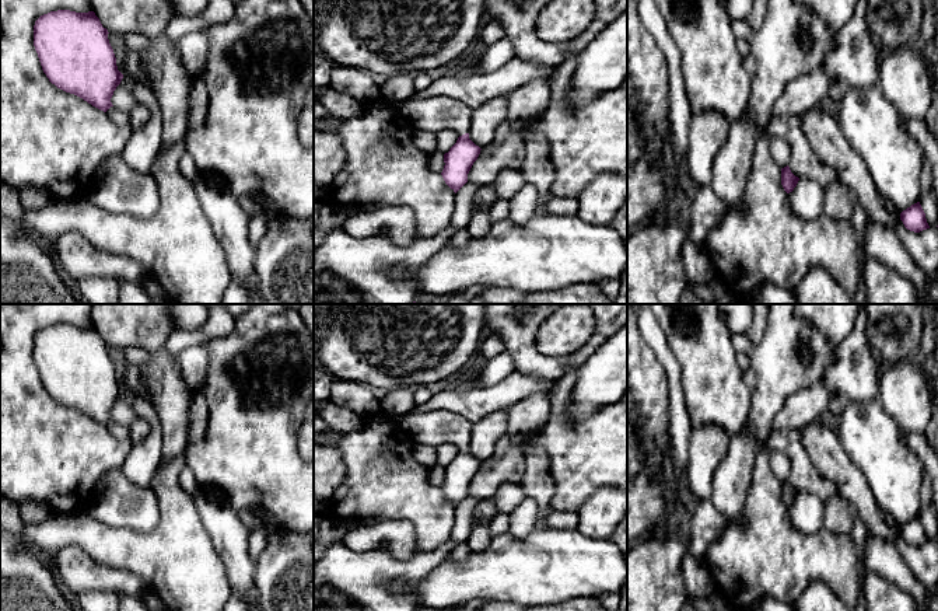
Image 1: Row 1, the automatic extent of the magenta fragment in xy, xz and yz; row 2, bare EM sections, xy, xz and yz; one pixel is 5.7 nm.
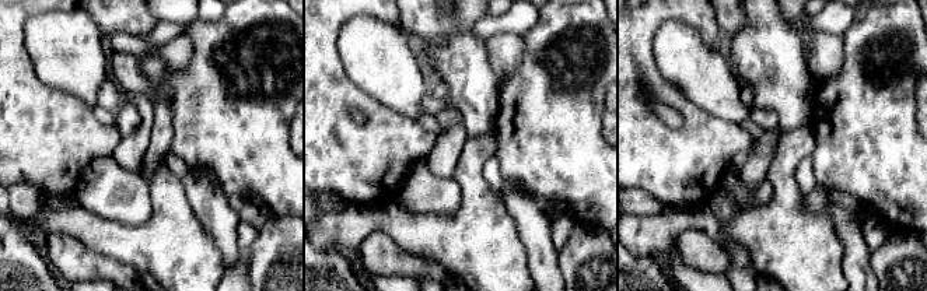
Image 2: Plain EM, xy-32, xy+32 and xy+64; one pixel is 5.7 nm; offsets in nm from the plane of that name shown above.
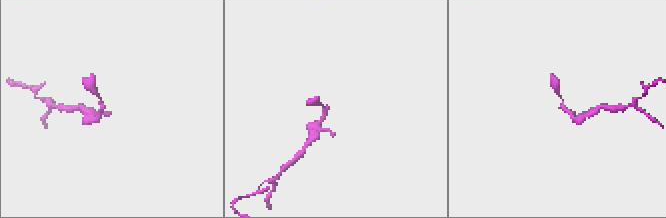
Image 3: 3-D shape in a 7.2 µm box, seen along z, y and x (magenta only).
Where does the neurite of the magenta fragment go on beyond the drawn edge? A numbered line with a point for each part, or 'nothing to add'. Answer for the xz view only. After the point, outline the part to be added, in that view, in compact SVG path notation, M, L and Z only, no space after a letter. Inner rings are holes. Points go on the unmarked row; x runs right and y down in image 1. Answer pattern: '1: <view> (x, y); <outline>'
1: xz (434, 428); M410 411L399 422L413 443L454 444L458 450L469 446L473 423L459 413L440 411Z

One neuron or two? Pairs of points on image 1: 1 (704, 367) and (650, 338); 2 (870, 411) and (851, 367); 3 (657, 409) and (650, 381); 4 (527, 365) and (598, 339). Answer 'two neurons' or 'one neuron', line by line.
1: two neurons
2: two neurons
3: one neuron
4: one neuron

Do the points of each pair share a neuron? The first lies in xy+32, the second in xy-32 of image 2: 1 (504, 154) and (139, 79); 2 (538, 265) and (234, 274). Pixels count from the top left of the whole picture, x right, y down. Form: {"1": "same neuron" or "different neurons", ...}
{"1": "same neuron", "2": "different neurons"}

